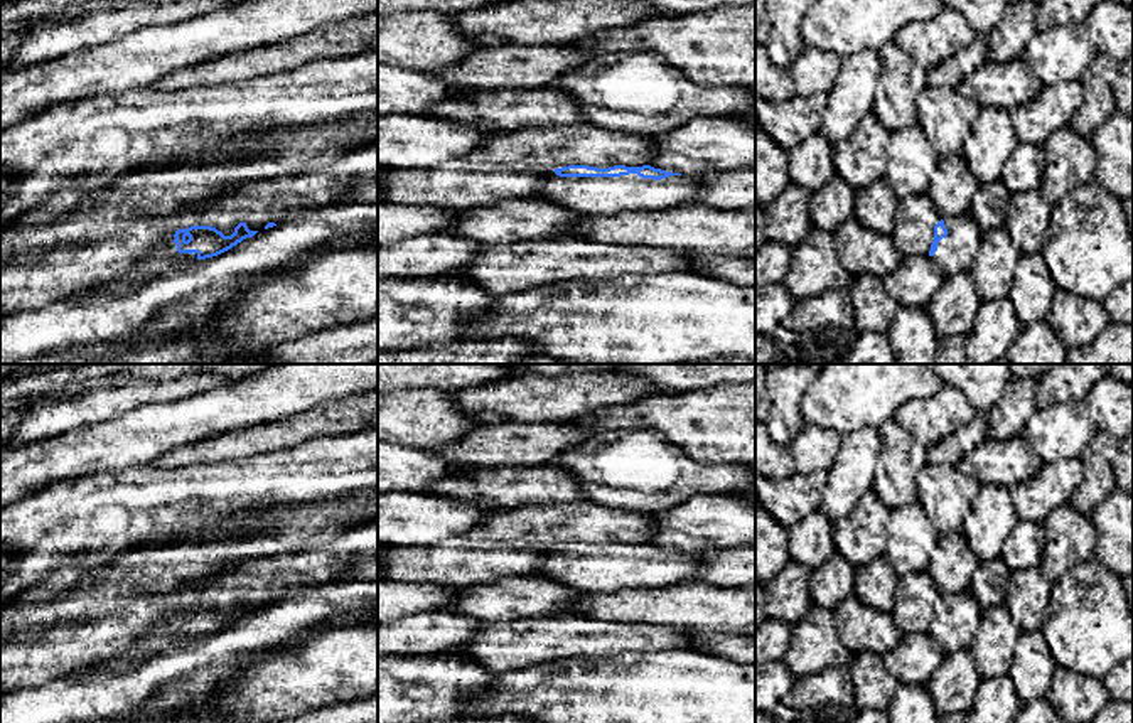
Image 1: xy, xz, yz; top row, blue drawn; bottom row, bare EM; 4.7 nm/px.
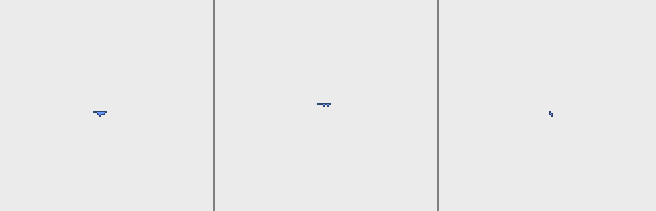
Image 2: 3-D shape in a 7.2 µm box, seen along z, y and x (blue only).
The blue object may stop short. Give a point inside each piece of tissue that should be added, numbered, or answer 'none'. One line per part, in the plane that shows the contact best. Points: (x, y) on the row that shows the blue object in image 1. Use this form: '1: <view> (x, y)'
1: xz (599, 196)

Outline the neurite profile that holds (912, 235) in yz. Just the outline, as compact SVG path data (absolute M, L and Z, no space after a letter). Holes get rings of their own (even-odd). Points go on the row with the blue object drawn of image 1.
M929 194L905 197L899 202L894 221L894 244L904 258L927 256L934 241L934 226L942 219Z

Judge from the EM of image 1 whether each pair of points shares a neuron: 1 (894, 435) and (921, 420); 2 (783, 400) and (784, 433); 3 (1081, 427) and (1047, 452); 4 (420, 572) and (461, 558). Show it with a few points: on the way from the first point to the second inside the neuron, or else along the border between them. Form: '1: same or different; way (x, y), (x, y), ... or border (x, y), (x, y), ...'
1: different; border (894, 418), (928, 447)
2: same; way (784, 408), (784, 425)
3: same; way (1073, 428), (1056, 444)
4: same; way (430, 565), (451, 563)

